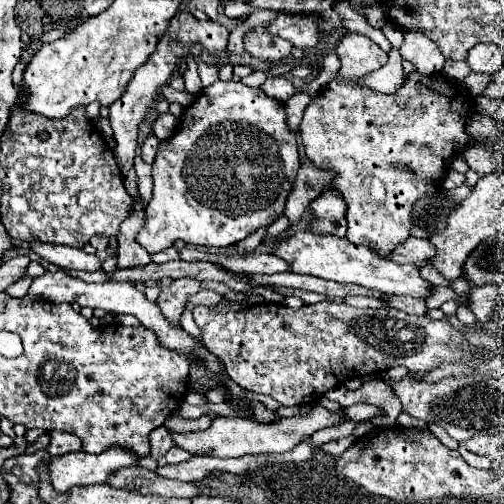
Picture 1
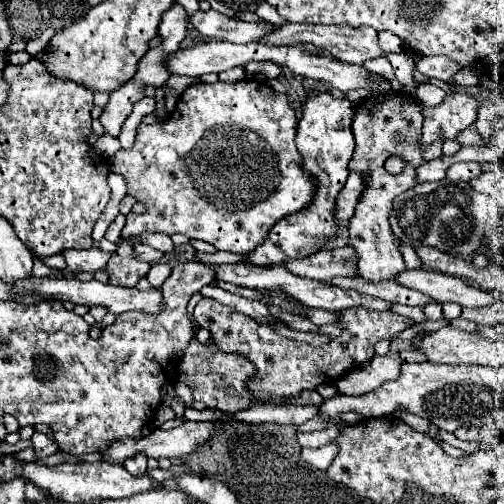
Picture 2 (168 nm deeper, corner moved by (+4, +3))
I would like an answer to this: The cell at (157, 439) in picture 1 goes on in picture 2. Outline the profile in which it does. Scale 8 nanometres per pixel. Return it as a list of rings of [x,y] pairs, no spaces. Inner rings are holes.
[[[138,454],[132,458],[126,458],[122,464],[130,474],[146,474],[146,456]]]

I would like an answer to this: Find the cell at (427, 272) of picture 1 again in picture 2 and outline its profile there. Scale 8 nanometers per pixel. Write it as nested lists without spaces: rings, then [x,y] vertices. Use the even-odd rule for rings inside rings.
[[[398,242],[398,248],[402,252],[402,258],[406,262],[406,268],[420,268],[422,266],[422,262],[420,262],[420,258],[418,258],[418,254],[416,254],[416,250],[412,246],[406,246],[406,244]]]

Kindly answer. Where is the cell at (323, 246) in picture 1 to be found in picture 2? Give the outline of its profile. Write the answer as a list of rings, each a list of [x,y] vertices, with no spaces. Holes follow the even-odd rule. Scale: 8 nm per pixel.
[[[404,270],[398,274],[396,282],[402,286],[408,286],[412,290],[418,290],[422,294],[428,294],[436,302],[456,302],[464,308],[482,308],[500,302],[500,296],[494,292],[484,292],[474,286],[468,286],[462,278],[442,274],[436,270]]]

